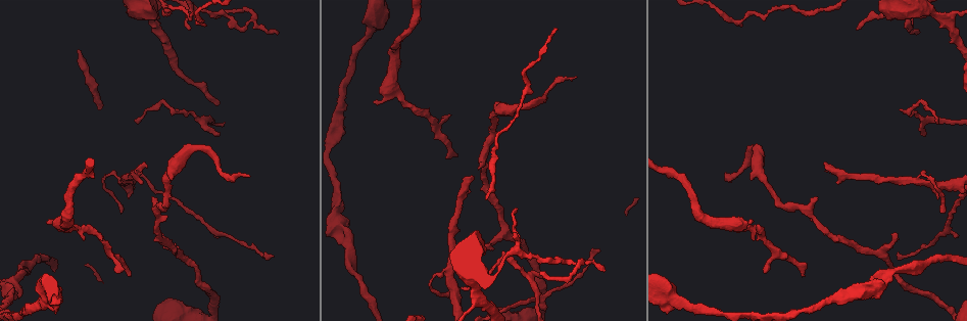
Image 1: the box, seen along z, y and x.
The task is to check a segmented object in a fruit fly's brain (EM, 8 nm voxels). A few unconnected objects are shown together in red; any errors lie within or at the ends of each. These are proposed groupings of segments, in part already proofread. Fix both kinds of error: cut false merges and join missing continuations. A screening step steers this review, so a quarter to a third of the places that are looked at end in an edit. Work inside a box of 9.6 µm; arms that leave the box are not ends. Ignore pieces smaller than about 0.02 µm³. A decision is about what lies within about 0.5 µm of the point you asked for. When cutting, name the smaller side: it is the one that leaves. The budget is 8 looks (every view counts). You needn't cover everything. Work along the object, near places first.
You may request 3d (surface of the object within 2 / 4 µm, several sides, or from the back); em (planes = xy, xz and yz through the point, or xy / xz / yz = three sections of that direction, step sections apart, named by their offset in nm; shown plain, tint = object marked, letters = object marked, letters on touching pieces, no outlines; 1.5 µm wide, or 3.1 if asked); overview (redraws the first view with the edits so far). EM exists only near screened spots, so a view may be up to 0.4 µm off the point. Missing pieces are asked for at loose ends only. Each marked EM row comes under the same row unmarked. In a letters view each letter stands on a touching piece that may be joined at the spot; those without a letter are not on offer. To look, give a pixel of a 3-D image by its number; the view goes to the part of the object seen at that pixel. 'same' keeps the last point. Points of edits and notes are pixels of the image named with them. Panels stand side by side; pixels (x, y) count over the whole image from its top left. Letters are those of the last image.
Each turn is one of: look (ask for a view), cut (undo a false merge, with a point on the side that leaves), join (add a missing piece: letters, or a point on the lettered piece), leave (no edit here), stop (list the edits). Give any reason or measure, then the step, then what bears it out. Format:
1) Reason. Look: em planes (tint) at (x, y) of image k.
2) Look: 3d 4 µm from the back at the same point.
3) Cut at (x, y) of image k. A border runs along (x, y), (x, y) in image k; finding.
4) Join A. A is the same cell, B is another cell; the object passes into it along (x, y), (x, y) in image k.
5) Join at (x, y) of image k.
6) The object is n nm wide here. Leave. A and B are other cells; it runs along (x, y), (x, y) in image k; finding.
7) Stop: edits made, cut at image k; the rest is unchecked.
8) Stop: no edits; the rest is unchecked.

Long arm stops here. Look: em planes (tint) at (249, 177) of image 1.

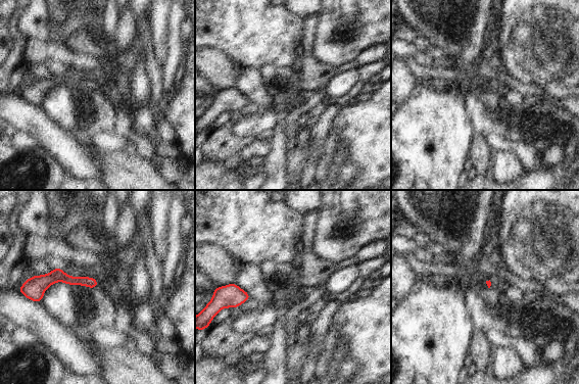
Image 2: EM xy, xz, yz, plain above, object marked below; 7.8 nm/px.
Look: em planes (letters) at the same point.

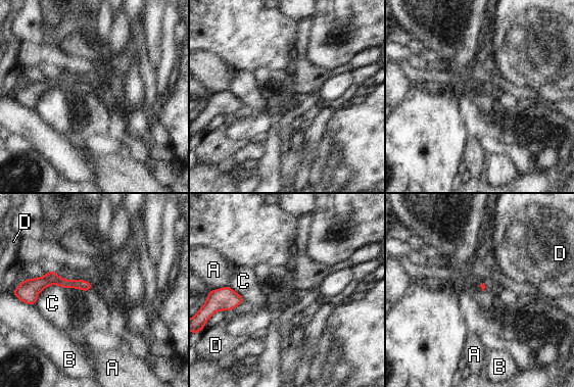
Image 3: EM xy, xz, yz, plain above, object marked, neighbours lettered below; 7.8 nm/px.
Leave. A, B, C and D are other cells; it runs along (88, 285), (45, 281), (30, 296) in image 3; no lettered piece goes on from it.

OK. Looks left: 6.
Tapers out. Look: 3d 4 µm at (457, 155) of image 1.

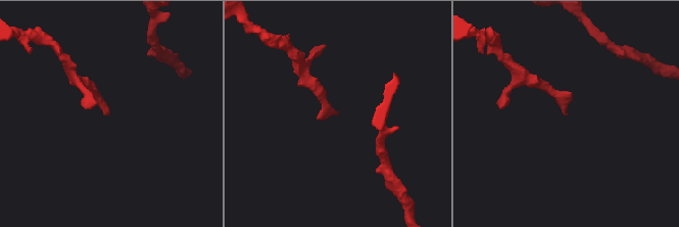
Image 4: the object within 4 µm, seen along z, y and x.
Now the EM. Look: em planes (letters) at (336, 114) of image 4.

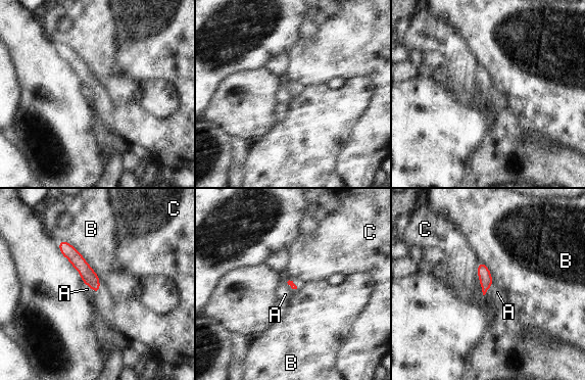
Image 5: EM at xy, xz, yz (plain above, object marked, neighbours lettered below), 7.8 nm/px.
Leave. A, B and C are other cells; no lettered piece goes on from it.

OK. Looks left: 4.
Tapers out. Look: em planes (letters) at (46, 223) of image 1.

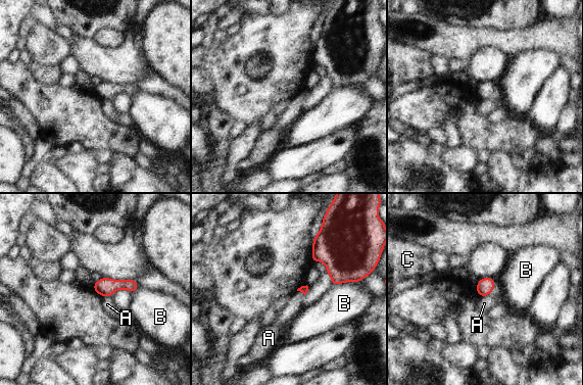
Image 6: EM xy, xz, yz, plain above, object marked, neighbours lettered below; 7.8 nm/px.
Leave. A, B and C are other cells; a border runs along (490, 293), (479, 295) in image 6; no lettered piece goes on from it.

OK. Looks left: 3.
Stop: no edits; the rest is unchecked.

